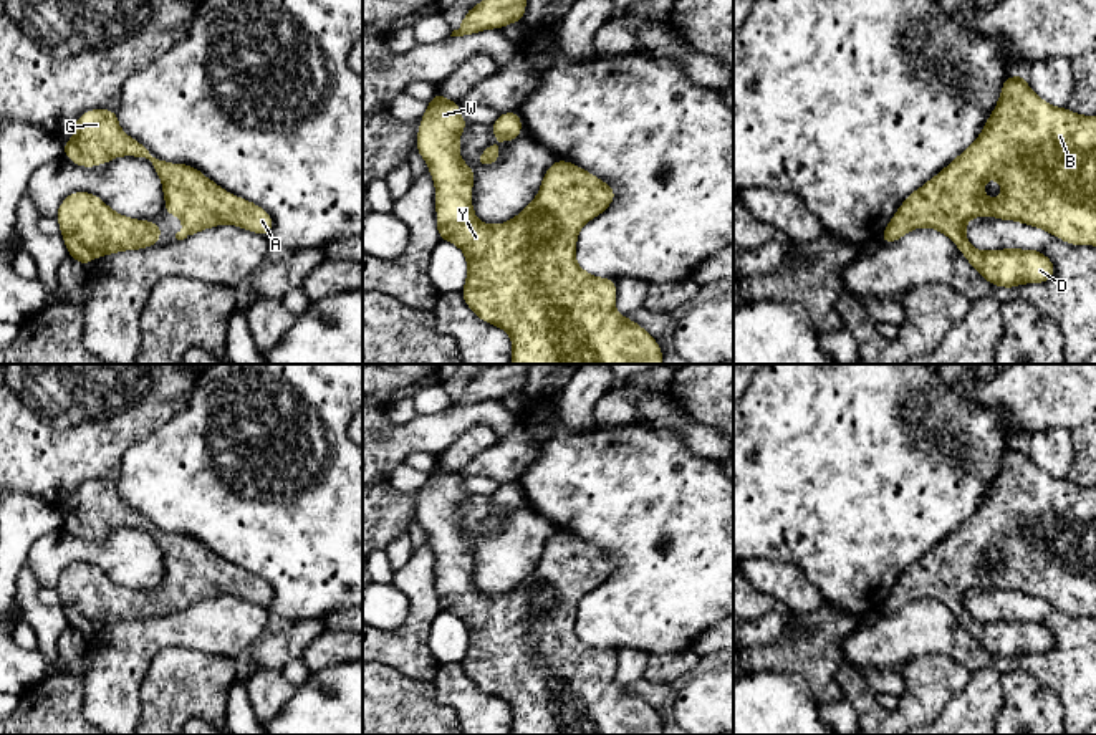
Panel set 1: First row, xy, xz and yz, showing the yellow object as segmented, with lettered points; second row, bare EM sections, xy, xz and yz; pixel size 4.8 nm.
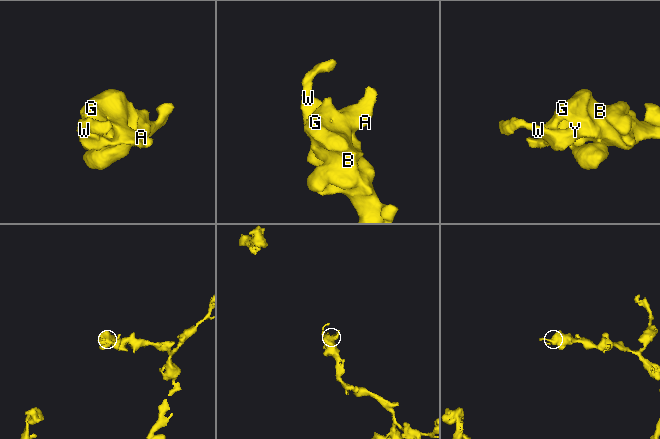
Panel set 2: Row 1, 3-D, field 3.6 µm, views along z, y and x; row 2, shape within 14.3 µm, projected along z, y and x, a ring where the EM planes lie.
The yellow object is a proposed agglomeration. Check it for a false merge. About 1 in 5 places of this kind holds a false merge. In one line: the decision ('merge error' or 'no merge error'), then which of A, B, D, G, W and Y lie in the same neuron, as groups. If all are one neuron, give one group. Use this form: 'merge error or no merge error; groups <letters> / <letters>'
no merge error; groups A B D G W Y

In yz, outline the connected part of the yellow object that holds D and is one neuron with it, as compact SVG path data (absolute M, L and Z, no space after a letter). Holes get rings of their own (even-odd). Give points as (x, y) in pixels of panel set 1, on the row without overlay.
M1023 445L1008 447L975 513L919 561L909 564L879 612L894 614L914 599L929 598L945 604L969 634L995 657L1015 659L1053 649L1055 636L1040 621L975 621L965 608L965 594L978 586L1017 591L1043 599L1066 614L1096 617L1096 487L1055 478L1030 460ZM988 548L1000 553L1000 571L982 564Z

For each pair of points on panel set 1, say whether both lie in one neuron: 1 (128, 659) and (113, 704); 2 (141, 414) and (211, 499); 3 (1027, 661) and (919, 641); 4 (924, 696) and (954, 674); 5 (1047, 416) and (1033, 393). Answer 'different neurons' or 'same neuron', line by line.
1: same neuron
2: different neurons
3: same neuron
4: same neuron
5: same neuron

